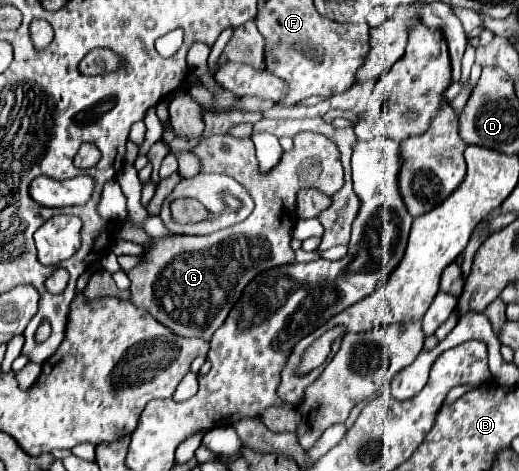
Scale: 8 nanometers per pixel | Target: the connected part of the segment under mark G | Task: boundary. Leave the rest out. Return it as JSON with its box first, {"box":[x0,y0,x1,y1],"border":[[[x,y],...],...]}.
{"box":[117,131,344,341],"border":[[[304,131],[293,137],[293,140],[294,149],[284,153],[282,161],[278,161],[278,167],[268,173],[258,171],[254,143],[250,139],[212,135],[202,139],[192,149],[192,153],[202,163],[202,173],[226,173],[238,183],[244,183],[244,187],[250,191],[256,207],[246,221],[234,227],[206,237],[155,239],[143,228],[128,222],[128,219],[117,225],[117,238],[150,246],[142,254],[142,263],[128,271],[132,281],[130,301],[134,301],[134,305],[146,309],[158,323],[166,325],[176,335],[210,341],[254,275],[260,275],[270,267],[294,263],[290,229],[296,223],[296,193],[312,187],[332,197],[342,189],[344,179],[340,151],[332,139],[320,133]]]}

